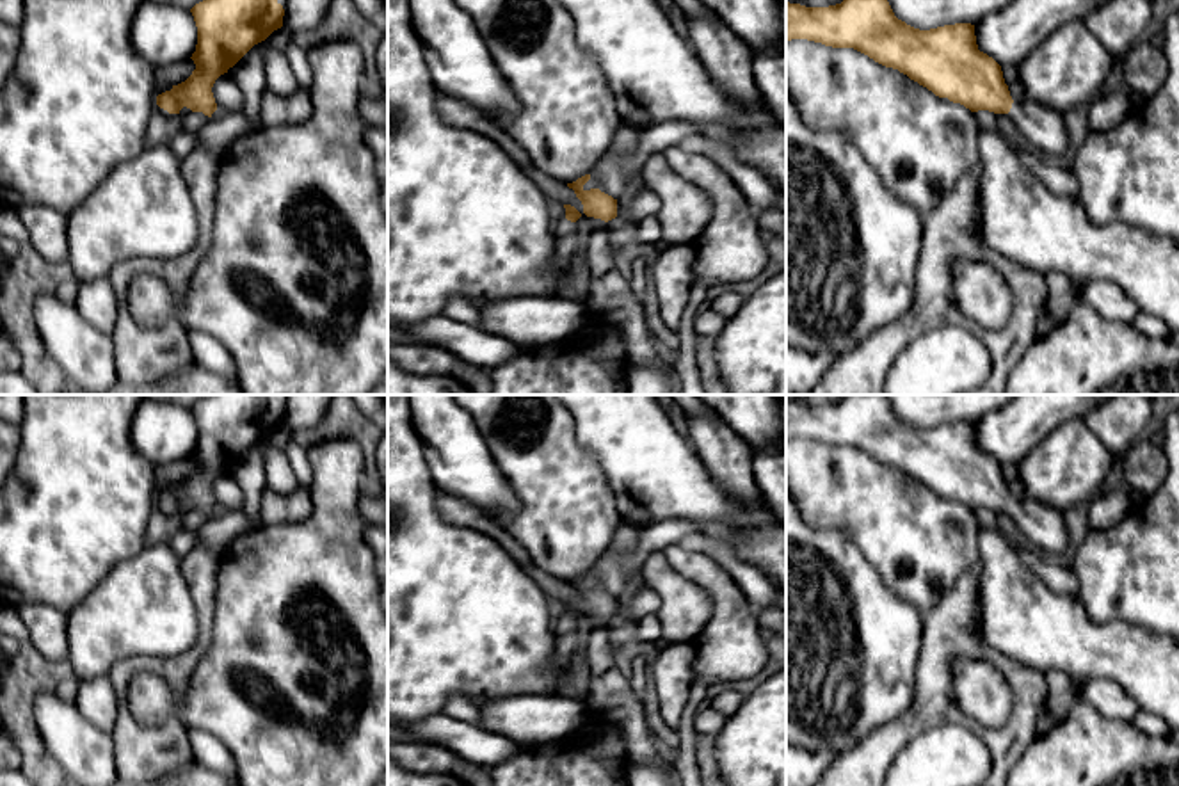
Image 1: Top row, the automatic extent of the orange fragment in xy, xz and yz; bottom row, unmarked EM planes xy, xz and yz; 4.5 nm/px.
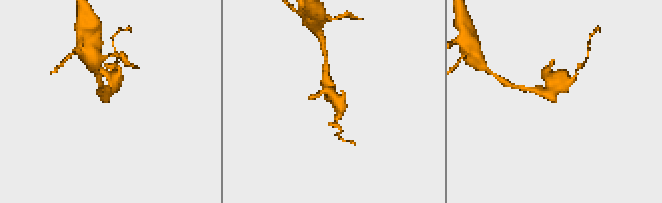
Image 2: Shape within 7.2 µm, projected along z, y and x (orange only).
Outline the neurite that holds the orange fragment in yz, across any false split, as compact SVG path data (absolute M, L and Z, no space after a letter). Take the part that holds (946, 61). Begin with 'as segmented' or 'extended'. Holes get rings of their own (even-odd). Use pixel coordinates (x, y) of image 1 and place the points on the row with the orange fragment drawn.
extended; M887 0L829 7L786 2L786 41L791 39L854 48L971 112L1008 114L1039 153L1067 151L1063 116L1035 101L1014 101L1001 66L978 50L971 23L919 30L898 20Z

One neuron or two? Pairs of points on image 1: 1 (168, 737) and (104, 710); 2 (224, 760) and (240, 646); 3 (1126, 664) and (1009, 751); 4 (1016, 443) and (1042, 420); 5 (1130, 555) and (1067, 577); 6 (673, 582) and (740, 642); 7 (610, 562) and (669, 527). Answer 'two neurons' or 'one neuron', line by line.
1: two neurons
2: two neurons
3: two neurons
4: one neuron
5: two neurons
6: two neurons
7: one neuron

